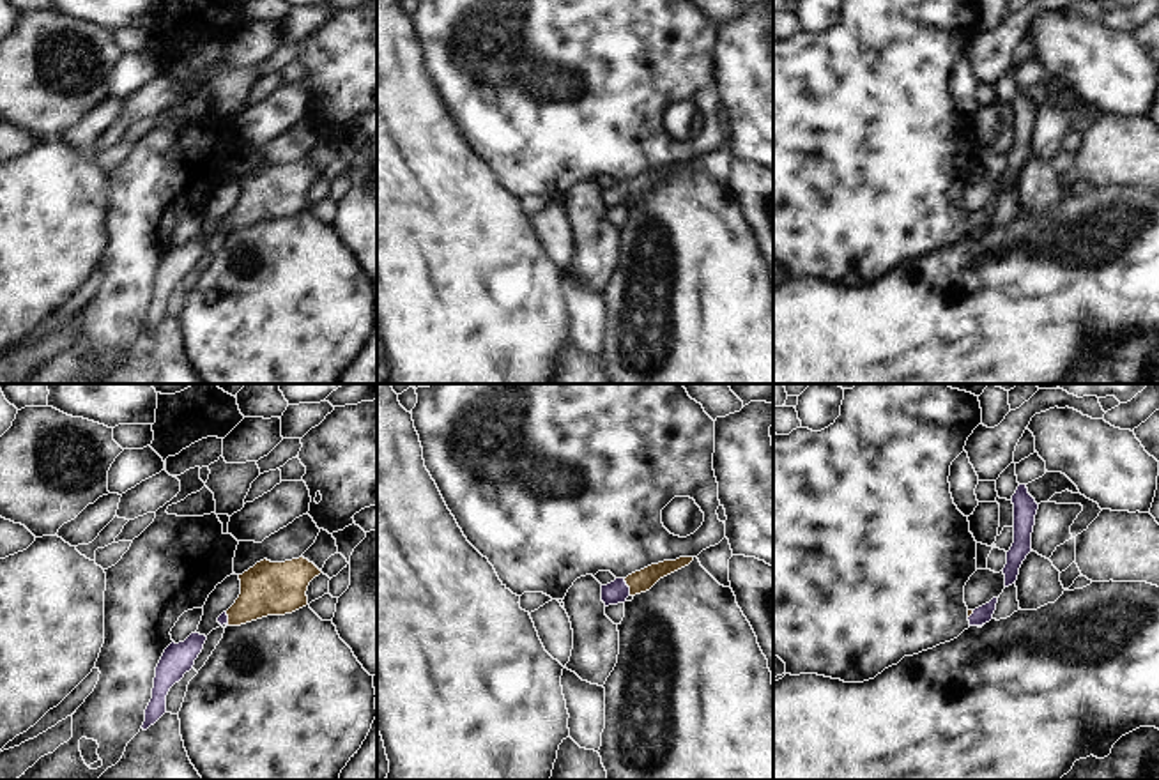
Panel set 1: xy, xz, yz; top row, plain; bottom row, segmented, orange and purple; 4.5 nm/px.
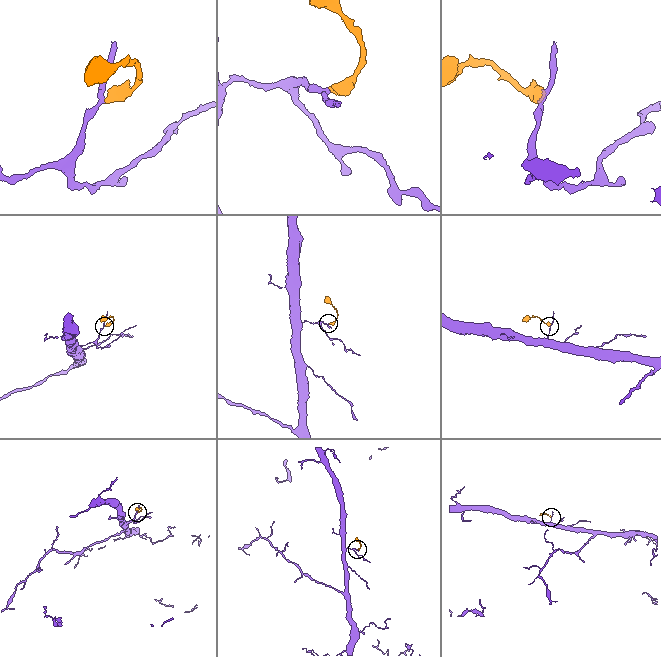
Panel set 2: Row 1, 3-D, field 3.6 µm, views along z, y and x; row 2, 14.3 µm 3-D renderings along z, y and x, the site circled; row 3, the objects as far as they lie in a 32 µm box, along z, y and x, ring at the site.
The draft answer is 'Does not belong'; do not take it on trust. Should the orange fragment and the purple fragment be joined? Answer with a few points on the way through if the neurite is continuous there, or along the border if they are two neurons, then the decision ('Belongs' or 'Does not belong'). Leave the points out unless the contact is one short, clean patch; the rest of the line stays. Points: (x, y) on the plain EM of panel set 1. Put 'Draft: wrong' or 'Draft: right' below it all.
Path across: xz (643, 184), (629, 190), (618, 195). Belongs.
Draft: wrong

